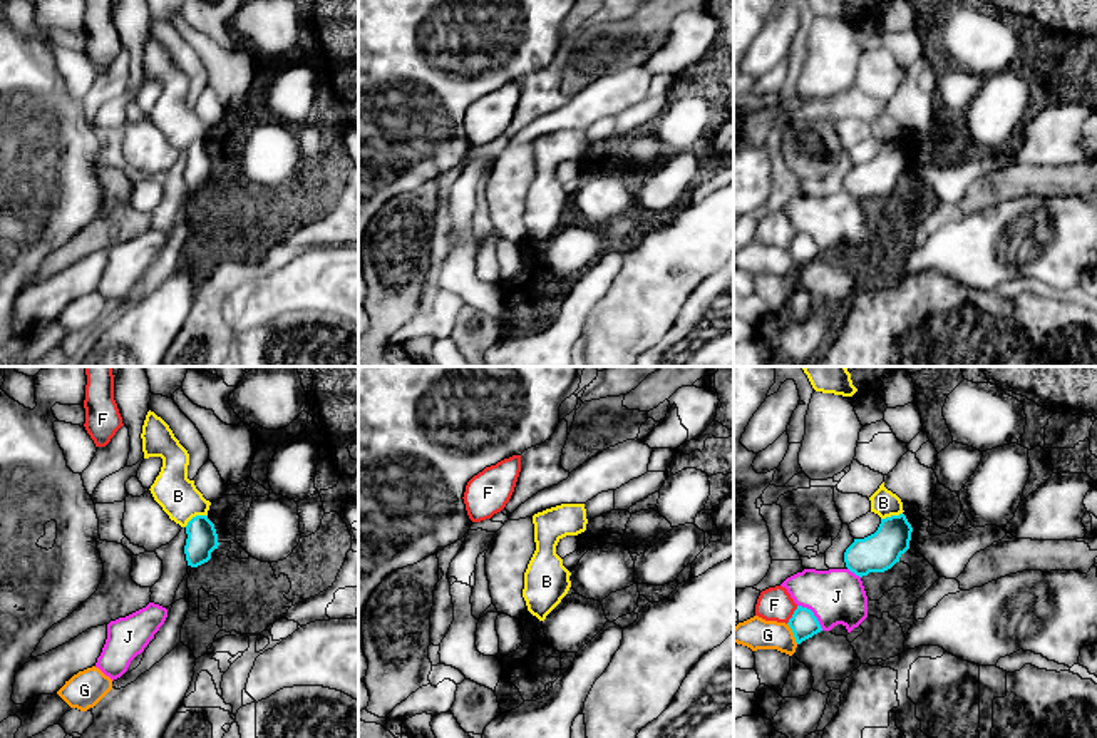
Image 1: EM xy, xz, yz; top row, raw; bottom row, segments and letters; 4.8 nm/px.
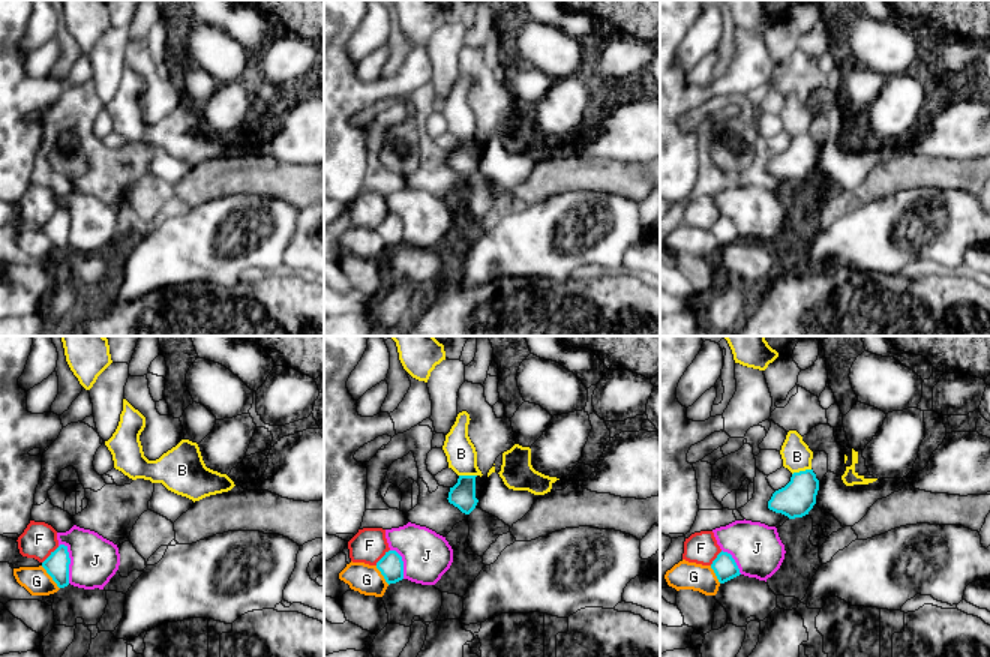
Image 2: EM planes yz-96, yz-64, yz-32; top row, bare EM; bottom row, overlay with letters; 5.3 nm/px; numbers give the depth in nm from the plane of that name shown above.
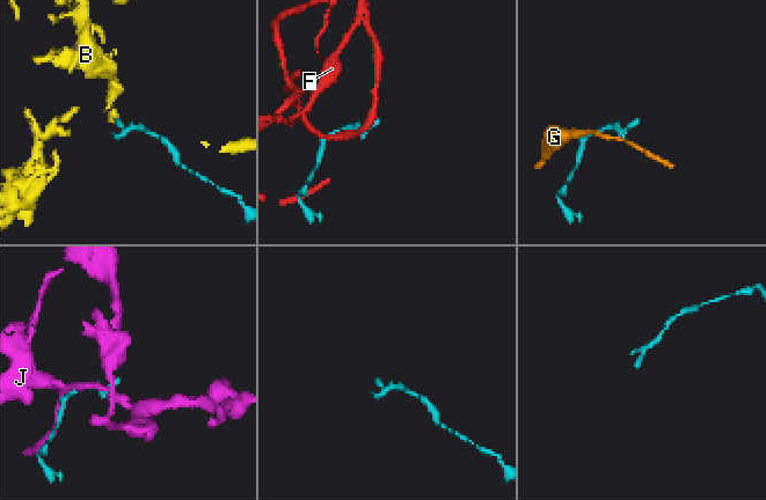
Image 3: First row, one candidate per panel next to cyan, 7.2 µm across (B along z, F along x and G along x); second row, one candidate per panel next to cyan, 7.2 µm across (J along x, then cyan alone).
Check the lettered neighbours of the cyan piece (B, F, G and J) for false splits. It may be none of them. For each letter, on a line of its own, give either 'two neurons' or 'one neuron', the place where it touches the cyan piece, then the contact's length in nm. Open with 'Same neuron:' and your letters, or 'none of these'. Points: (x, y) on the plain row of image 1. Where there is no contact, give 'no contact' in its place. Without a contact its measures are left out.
Same neuron: none of these
B: two neurons; contact xy (196, 141); length 130 nm
F: two neurons; contact yz (793, 240); length 110 nm
G: two neurons; contact yz (793, 256); length 120 nm
J: two neurons; contact yz (813, 240); length 180 nm

